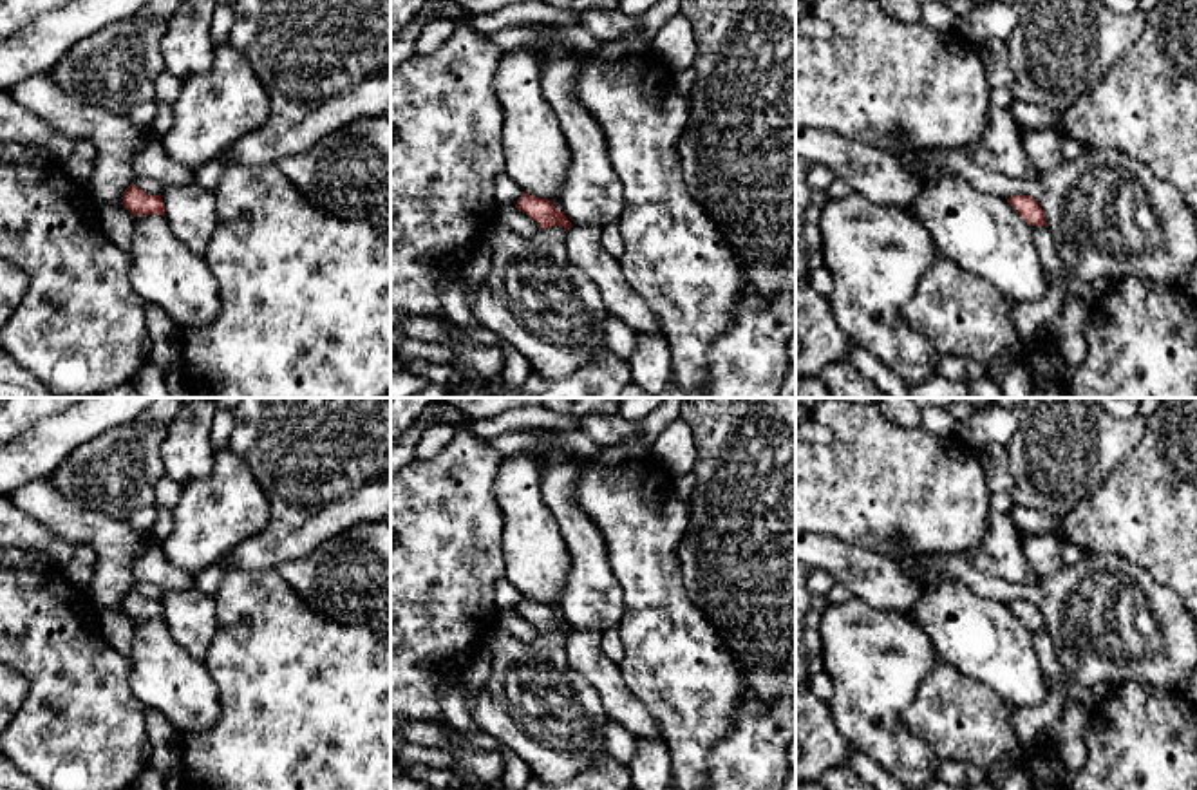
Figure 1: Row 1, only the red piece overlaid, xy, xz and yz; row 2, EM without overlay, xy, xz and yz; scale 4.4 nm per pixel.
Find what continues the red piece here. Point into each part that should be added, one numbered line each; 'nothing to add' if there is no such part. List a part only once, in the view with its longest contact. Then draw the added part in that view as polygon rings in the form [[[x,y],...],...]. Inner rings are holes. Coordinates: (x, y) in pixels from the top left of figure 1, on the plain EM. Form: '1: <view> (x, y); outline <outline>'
nothing to add

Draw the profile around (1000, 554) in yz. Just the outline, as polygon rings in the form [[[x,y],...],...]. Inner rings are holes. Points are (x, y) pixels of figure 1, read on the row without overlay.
[[[991,512],[982,544],[960,555],[985,575],[1018,584],[1038,584],[1040,578],[1023,557],[1022,535],[1007,515]]]

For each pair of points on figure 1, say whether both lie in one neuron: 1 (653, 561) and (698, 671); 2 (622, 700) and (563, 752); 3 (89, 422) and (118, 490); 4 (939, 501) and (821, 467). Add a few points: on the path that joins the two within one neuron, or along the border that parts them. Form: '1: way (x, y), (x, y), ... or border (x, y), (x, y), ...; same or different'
1: way (653, 588), (669, 604), (677, 644); same
2: border (583, 677), (595, 691), (608, 716); different
3: border (134, 418), (84, 442), (60, 461); different
4: way (910, 485), (850, 483); same

